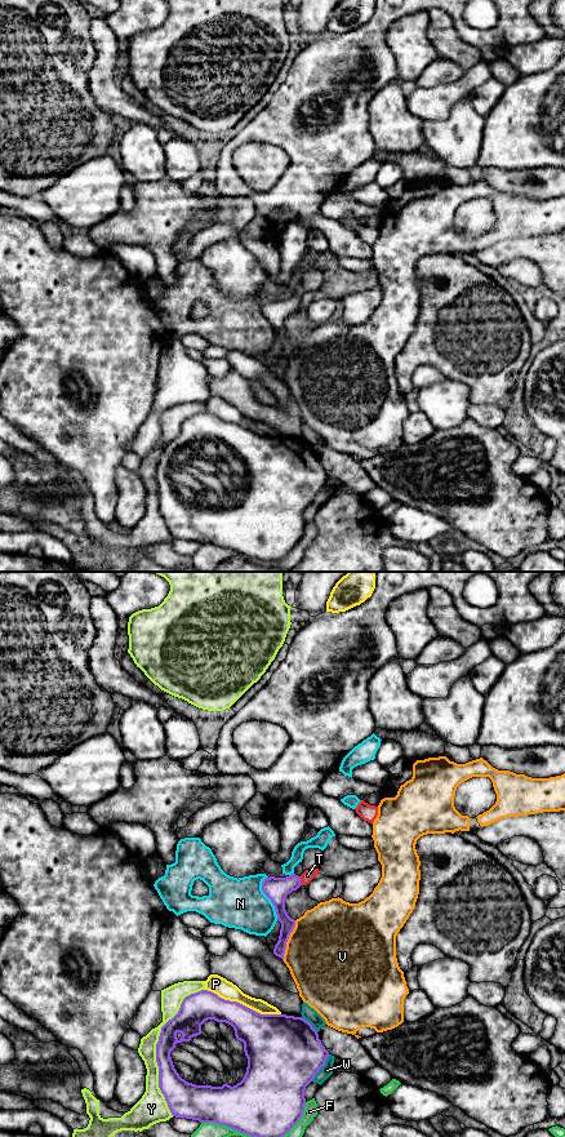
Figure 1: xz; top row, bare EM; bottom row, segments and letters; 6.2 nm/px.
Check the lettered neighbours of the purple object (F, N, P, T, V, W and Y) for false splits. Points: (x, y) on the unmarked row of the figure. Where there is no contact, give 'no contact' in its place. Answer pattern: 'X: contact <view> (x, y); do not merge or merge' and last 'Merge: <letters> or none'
F: contact xz (258, 559); do not merge
N: contact xz (268, 319); do not merge
P: contact xz (241, 426); do not merge
T: contact xz (299, 302); do not merge
V: contact xz (287, 363); do not merge
W: contact xz (321, 488); do not merge
Y: contact xz (156, 469); do not merge
Merge: none

